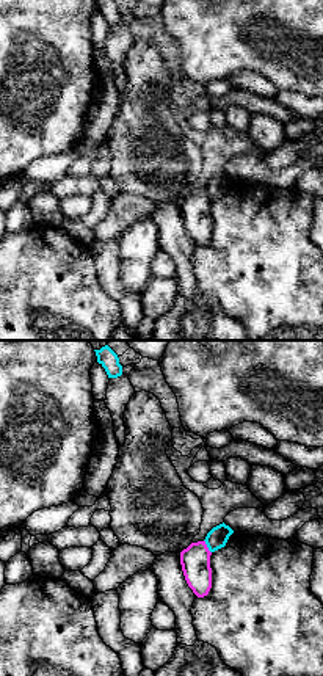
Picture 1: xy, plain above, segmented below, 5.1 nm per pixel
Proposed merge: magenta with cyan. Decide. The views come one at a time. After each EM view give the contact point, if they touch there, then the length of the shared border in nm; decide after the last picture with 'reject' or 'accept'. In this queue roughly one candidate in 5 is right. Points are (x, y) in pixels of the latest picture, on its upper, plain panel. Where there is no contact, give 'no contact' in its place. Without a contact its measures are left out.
contact (206, 195); length 80 nm

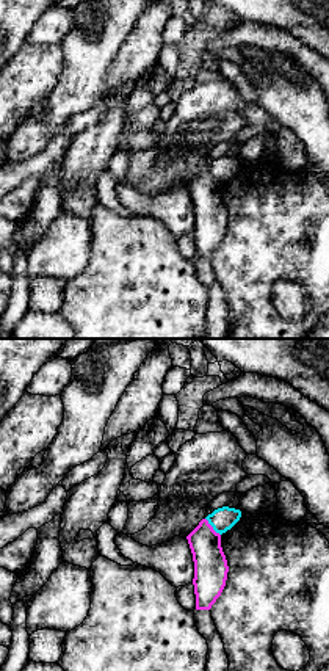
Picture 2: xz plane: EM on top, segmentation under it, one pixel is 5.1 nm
contact (212, 176); length 120 nm

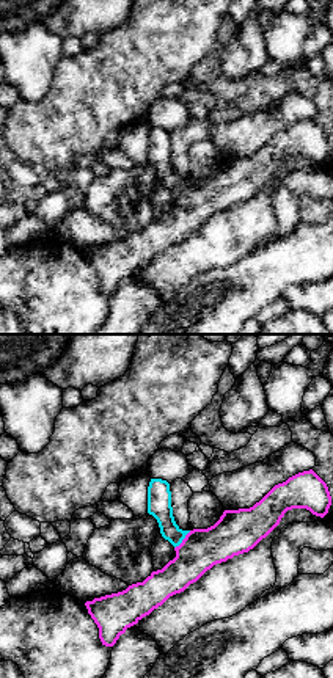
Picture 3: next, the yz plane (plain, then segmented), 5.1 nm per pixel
contact (182, 189); length 130 nm

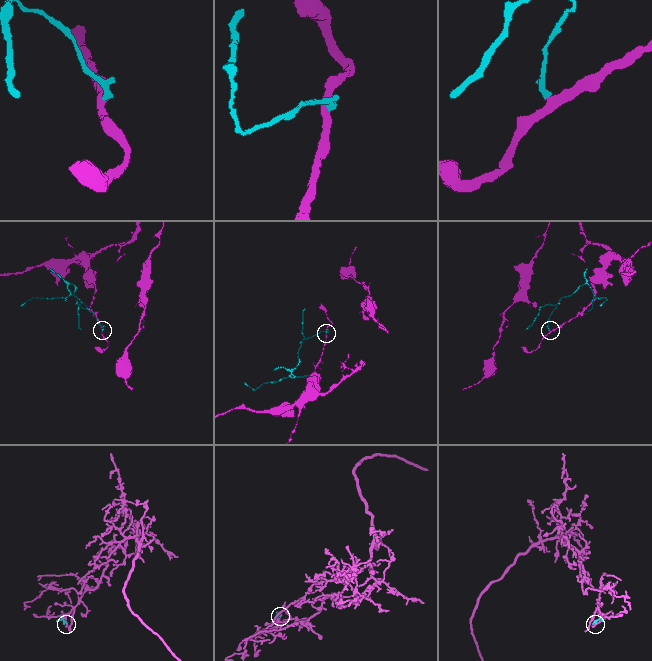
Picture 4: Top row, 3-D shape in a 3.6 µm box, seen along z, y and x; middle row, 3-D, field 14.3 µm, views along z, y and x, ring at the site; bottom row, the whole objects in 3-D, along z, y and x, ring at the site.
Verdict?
reject

